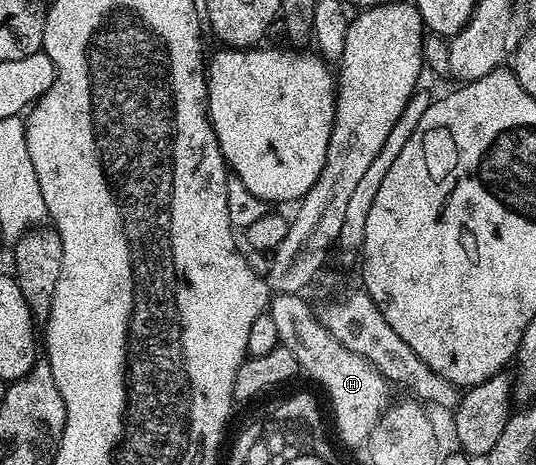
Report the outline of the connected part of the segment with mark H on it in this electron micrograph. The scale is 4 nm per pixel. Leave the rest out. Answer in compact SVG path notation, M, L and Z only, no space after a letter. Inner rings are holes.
M296 293L271 296L268 313L275 322L278 342L296 357L299 370L326 391L343 443L361 448L390 404L389 382L367 359L338 342L323 326L317 312L312 311L303 299Z

